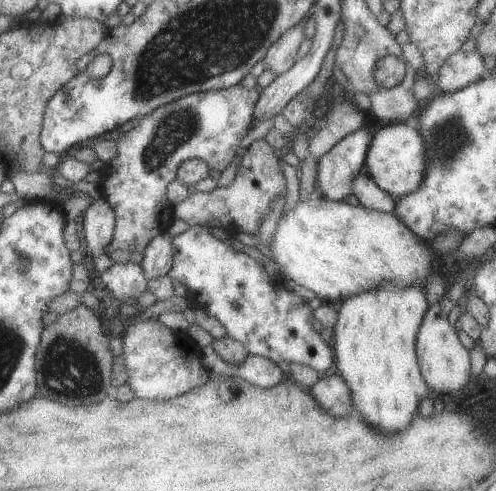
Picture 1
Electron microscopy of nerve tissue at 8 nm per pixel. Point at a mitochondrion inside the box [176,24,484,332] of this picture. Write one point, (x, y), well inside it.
(451, 138)

